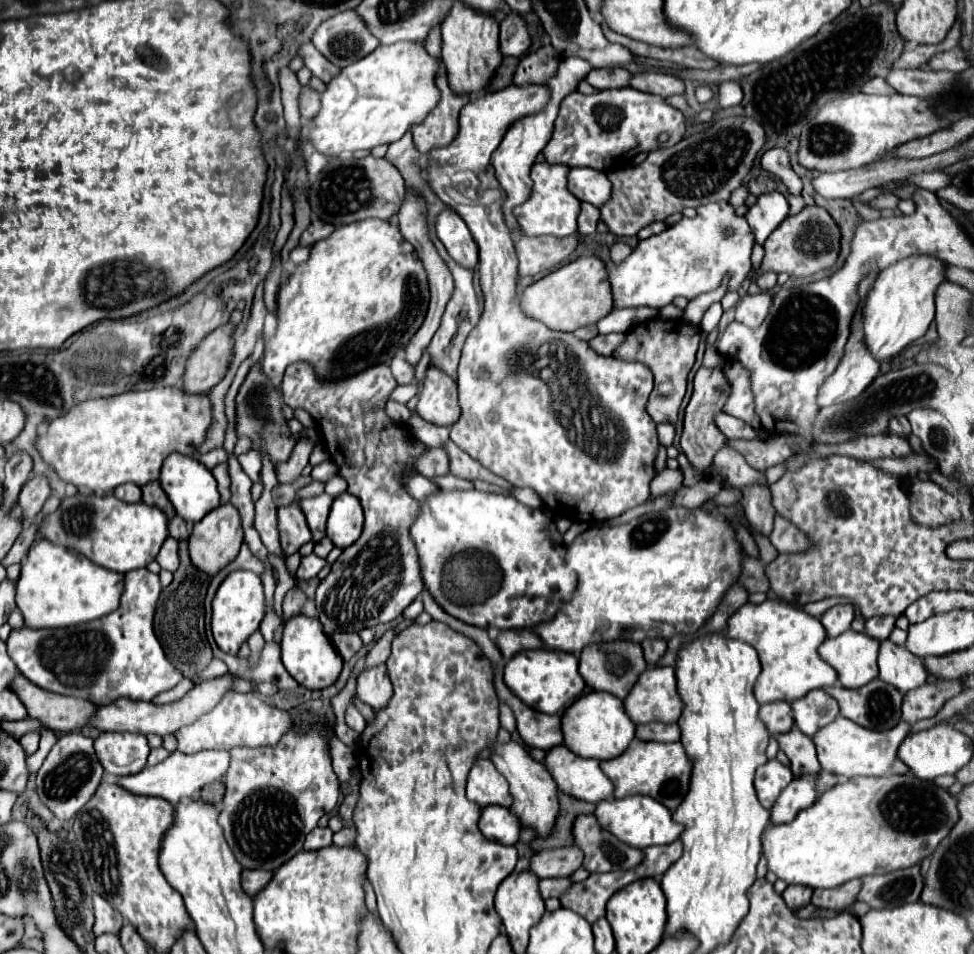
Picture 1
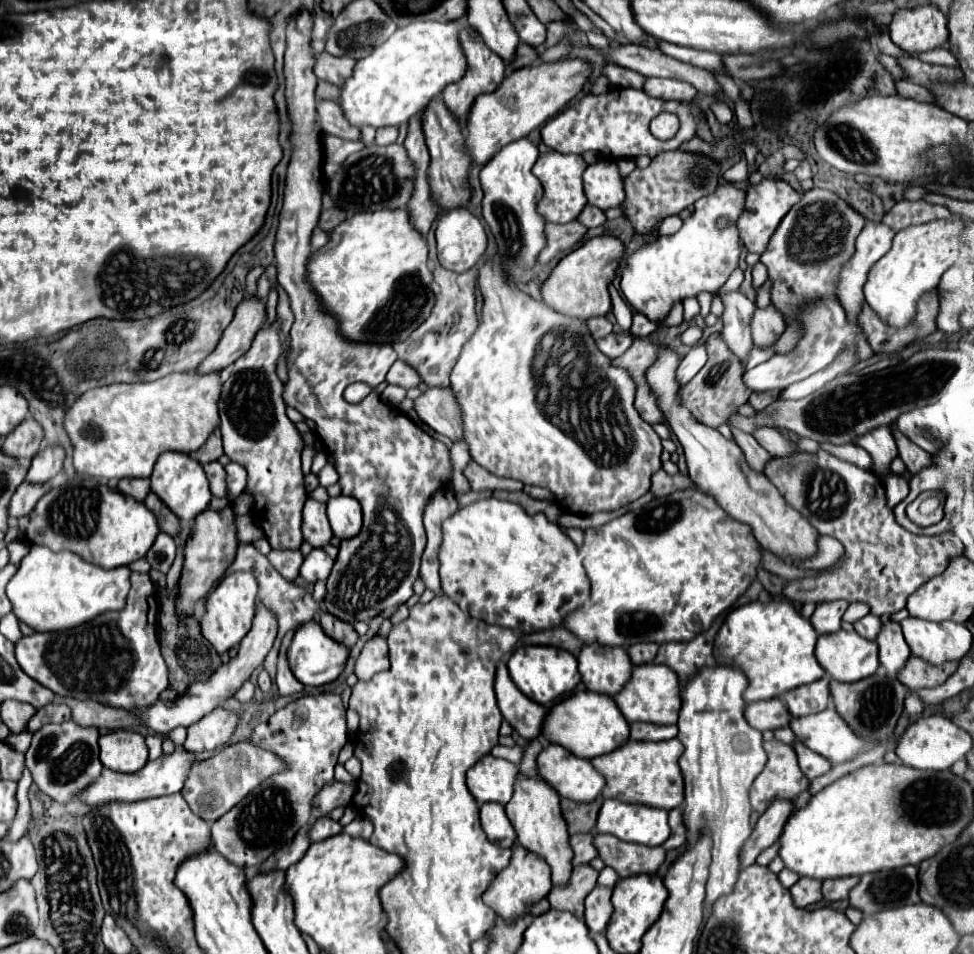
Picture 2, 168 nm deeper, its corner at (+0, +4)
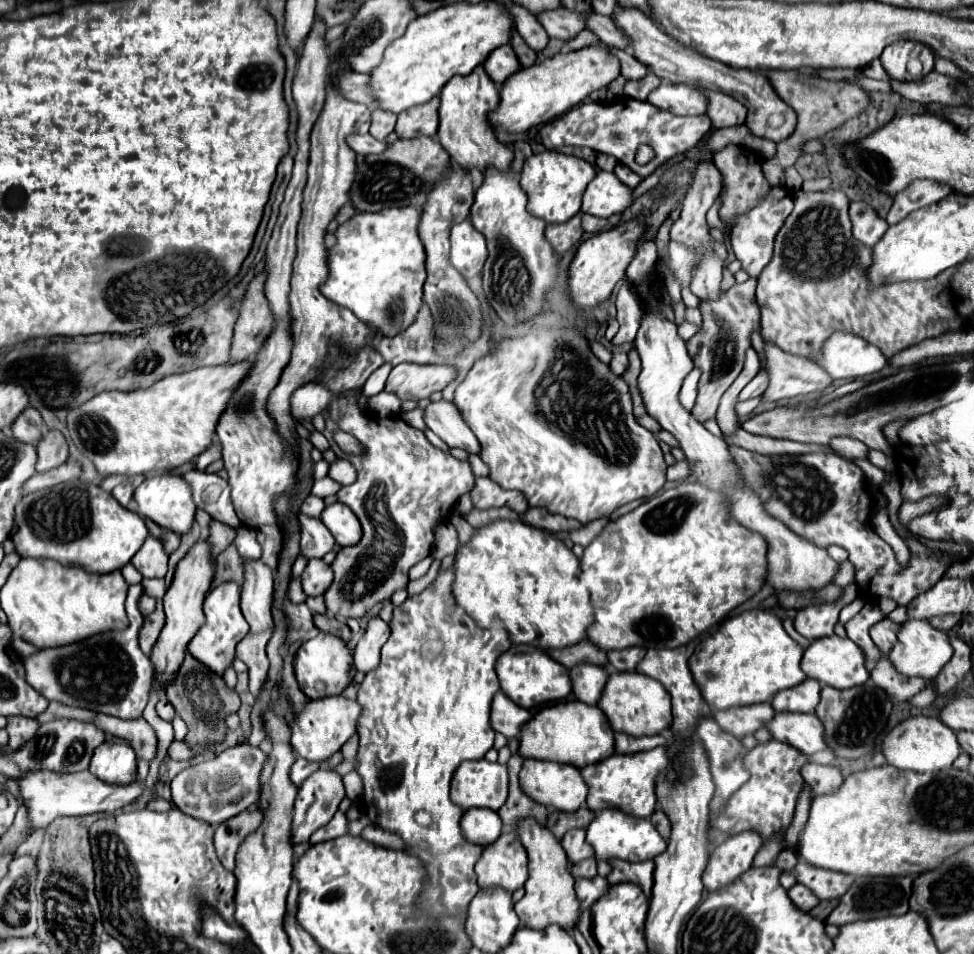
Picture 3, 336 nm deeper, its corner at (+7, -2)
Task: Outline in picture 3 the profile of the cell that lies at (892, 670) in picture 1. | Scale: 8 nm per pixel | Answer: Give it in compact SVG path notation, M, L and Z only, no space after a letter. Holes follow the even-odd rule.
M888 617L878 621L872 629L870 629L870 637L872 641L878 645L878 649L882 651L882 655L886 657L888 651L892 649L892 645L896 643L896 635L898 635L898 625L892 623Z

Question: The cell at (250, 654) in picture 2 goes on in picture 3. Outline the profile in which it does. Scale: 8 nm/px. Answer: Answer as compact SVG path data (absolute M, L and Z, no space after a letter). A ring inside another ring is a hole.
M244 559L244 583L240 595L240 609L252 633L274 627L270 605L274 591L274 571L256 559Z

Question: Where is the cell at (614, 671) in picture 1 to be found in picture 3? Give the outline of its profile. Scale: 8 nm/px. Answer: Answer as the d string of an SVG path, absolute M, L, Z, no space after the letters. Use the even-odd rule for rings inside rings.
M580 663L570 669L570 677L572 677L572 687L574 687L576 699L580 699L588 705L596 705L596 701L602 695L602 689L608 681L606 669L598 667L598 665L590 665L590 663Z

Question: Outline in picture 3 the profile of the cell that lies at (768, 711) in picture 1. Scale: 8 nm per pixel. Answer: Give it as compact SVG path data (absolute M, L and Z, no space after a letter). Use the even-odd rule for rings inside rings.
M758 703L748 707L732 707L724 711L714 711L712 717L716 717L716 723L722 725L726 733L732 733L734 737L744 737L754 733L756 729L764 727L766 721L774 717L774 709L770 703Z

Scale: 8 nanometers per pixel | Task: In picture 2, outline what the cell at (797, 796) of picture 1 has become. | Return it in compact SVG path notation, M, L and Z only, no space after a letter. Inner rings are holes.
M785 799L785 801L773 801L769 805L769 809L759 817L759 821L757 821L751 837L747 839L747 843L743 847L743 867L753 865L755 859L757 859L757 855L763 849L771 847L779 839L779 835L783 831L783 825L787 823L787 819L789 819L789 815L793 811L795 811L795 805L789 799Z

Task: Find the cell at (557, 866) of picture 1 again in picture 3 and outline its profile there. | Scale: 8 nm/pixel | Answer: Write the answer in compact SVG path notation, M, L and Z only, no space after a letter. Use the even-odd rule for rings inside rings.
M572 829L562 839L562 847L570 859L570 863L578 863L582 859L594 857L592 845L586 843L586 829Z

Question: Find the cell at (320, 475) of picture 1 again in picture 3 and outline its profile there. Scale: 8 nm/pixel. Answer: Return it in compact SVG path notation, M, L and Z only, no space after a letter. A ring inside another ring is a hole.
M324 477L324 479L316 479L314 481L314 487L312 487L312 495L316 495L316 497L328 497L328 495L336 495L338 491L340 491L340 483L336 483L334 479L330 479L330 477Z

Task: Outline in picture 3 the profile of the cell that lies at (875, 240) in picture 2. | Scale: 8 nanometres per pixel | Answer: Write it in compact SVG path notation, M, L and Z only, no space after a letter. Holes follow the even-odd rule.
M864 201L850 203L850 221L854 237L868 247L876 245L876 241L880 241L888 229L888 223Z

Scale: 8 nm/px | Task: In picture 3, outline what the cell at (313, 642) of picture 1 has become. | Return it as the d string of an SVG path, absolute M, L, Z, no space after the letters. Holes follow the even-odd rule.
M318 633L314 639L302 643L302 647L296 653L296 679L300 689L306 693L308 699L322 699L330 695L340 695L354 679L354 665L352 665L352 651L348 645L326 633Z

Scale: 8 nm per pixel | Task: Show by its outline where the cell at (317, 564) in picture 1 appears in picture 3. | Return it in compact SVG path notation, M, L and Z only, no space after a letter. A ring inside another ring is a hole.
M310 559L308 567L302 573L302 587L306 595L324 595L328 585L332 585L332 567L322 559Z

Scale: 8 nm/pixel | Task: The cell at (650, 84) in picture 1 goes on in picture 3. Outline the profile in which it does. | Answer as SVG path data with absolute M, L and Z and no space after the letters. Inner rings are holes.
M662 83L650 93L648 101L676 115L704 115L708 109L708 101L704 101L704 97L696 93L696 87L690 85Z

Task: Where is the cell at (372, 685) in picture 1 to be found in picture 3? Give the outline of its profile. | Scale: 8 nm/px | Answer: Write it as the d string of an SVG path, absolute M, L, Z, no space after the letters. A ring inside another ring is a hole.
M372 617L368 621L366 633L358 641L354 649L354 667L356 671L368 673L378 667L380 663L380 647L388 641L390 637L390 625L382 621L380 617Z

